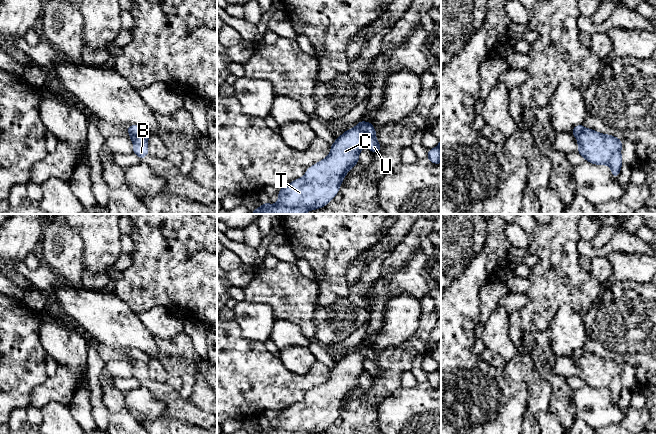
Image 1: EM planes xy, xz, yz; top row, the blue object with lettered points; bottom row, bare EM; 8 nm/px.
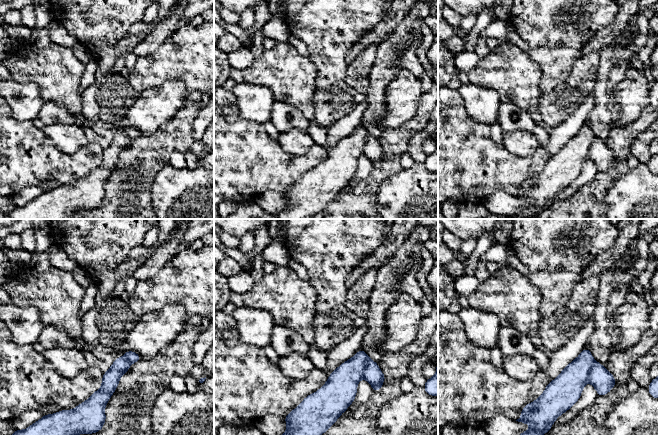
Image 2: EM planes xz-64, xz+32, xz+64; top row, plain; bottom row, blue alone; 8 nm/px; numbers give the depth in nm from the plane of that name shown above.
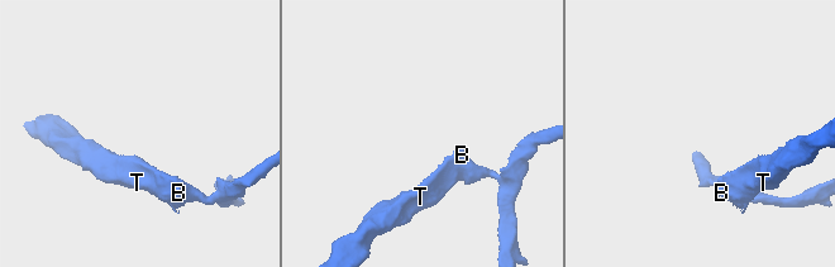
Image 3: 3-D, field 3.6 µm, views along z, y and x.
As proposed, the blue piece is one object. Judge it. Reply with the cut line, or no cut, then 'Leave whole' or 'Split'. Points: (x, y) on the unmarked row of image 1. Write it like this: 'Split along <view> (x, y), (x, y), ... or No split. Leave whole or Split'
Split along xz (355, 350), (363, 352), (365, 370). Split

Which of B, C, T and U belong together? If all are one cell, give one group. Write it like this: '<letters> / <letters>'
B C T / U

